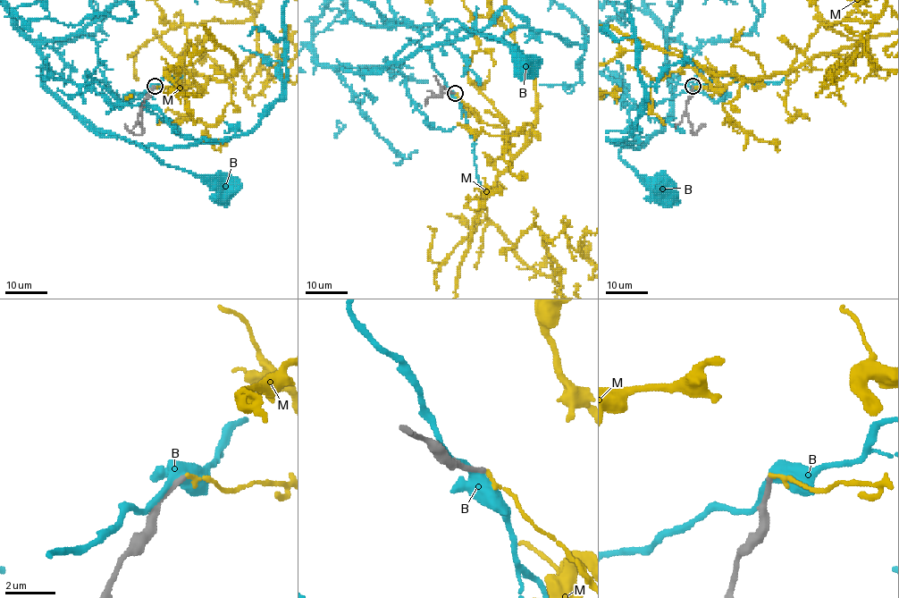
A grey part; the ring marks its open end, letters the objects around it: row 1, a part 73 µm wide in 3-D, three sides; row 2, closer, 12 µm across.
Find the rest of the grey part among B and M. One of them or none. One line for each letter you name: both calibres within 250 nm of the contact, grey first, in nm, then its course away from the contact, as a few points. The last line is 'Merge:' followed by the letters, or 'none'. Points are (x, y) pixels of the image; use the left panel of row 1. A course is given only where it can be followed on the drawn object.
Merge: none

